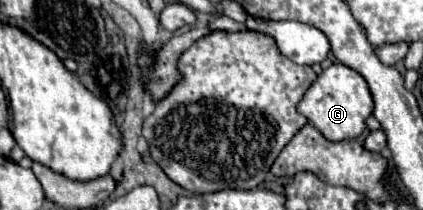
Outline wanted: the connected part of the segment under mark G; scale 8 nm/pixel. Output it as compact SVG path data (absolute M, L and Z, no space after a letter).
M344 64L328 66L318 80L306 90L304 98L298 104L298 112L314 124L324 138L338 142L338 140L354 140L366 130L366 118L372 114L374 102L366 80L352 68Z

